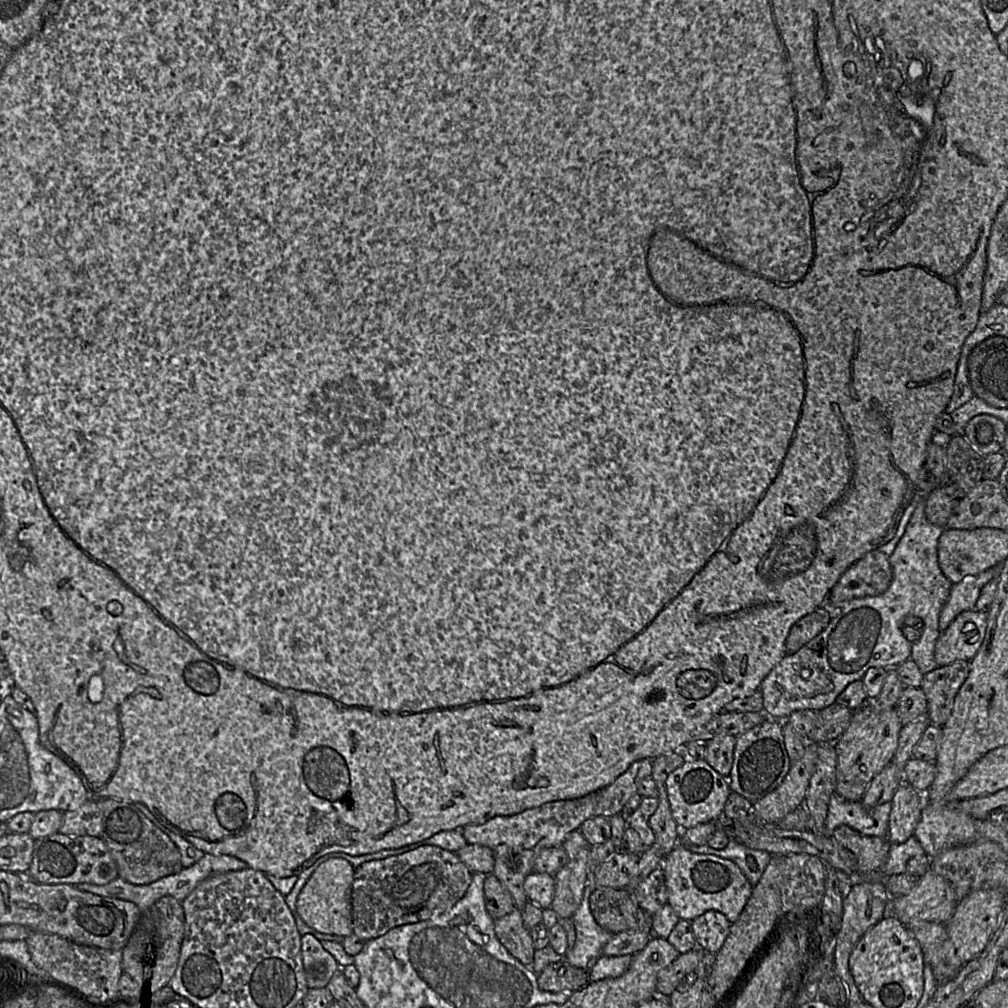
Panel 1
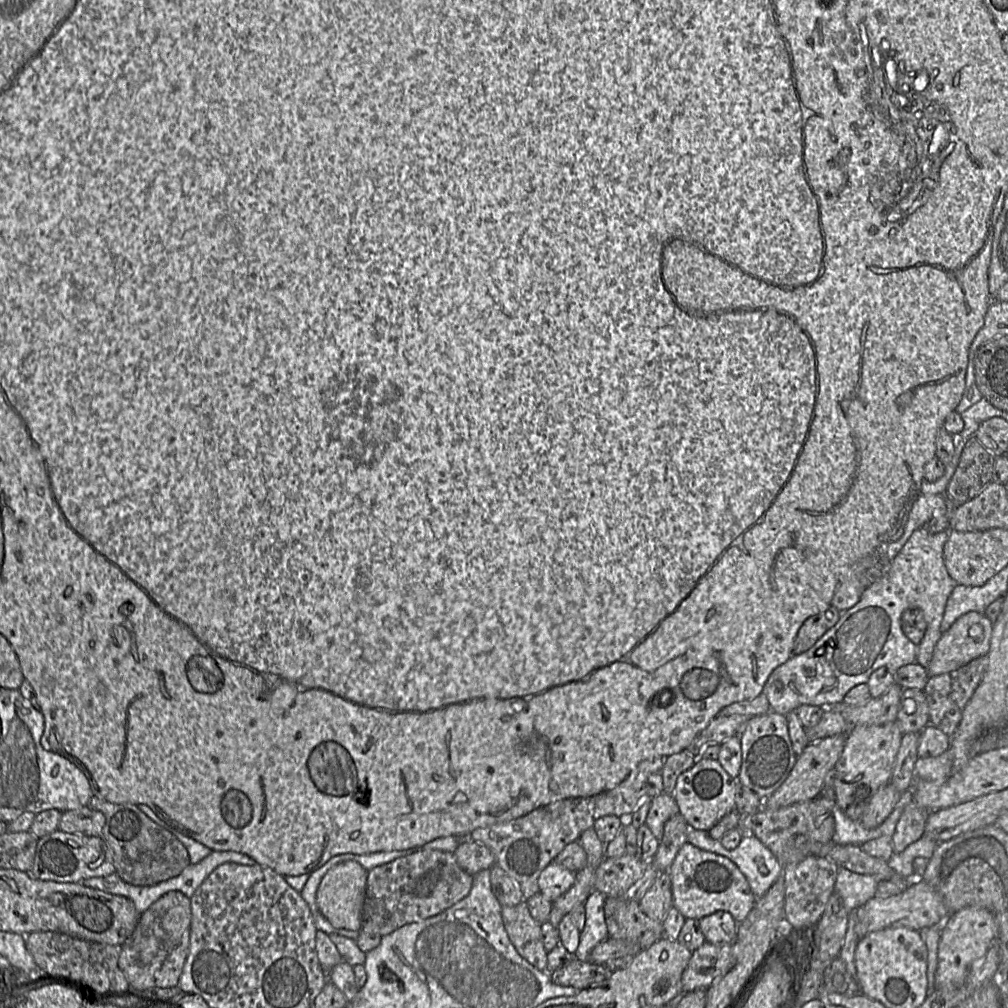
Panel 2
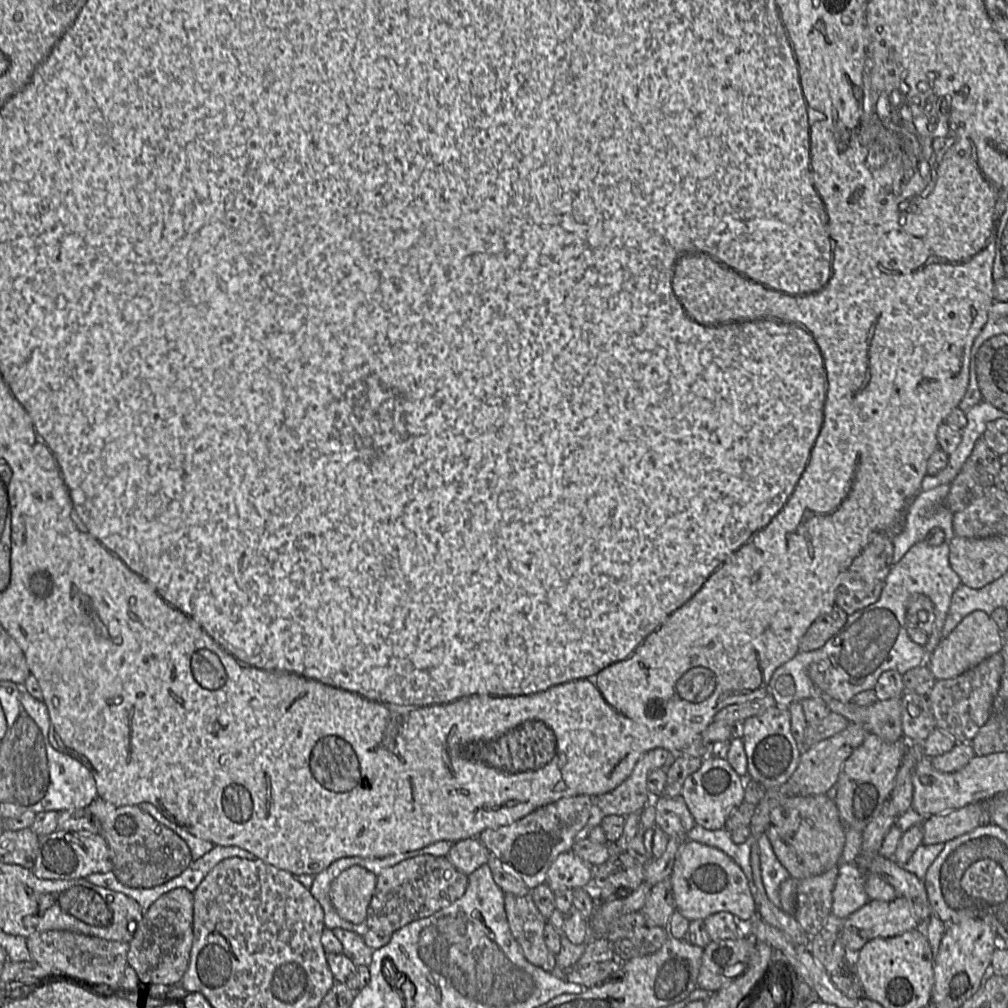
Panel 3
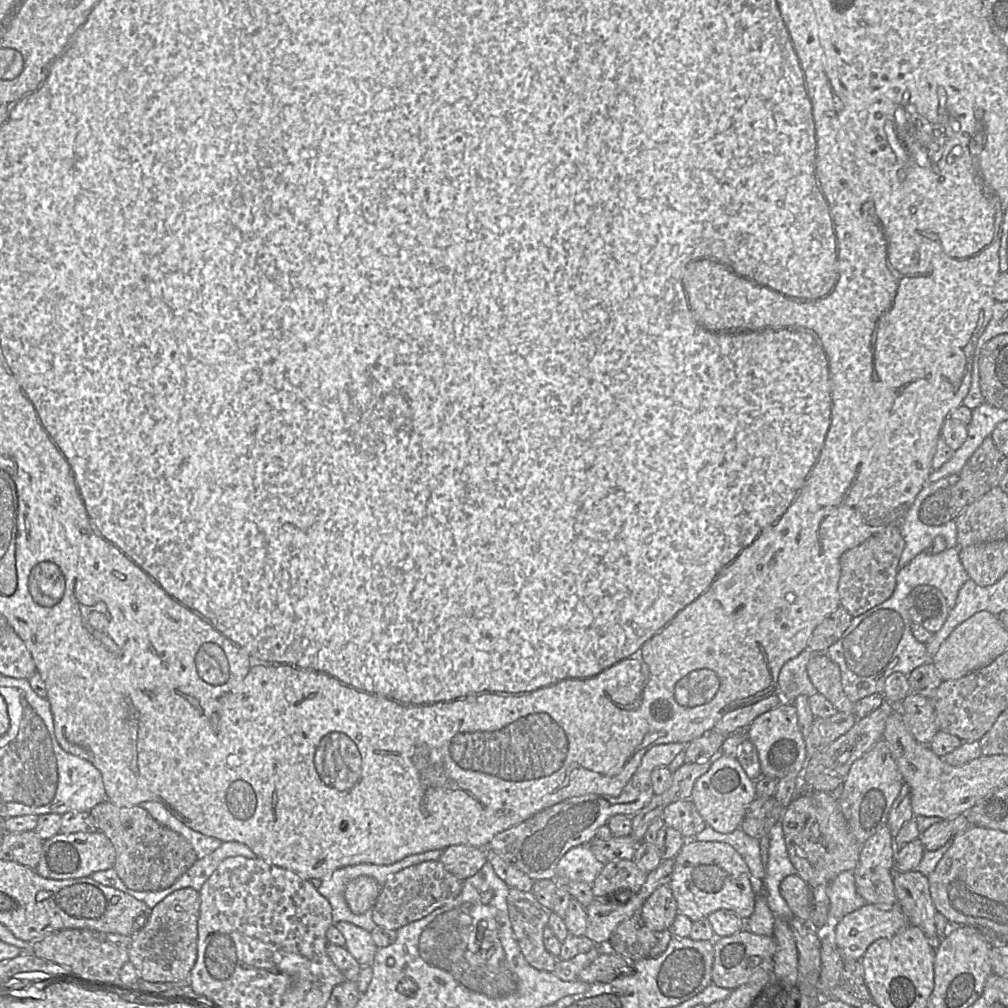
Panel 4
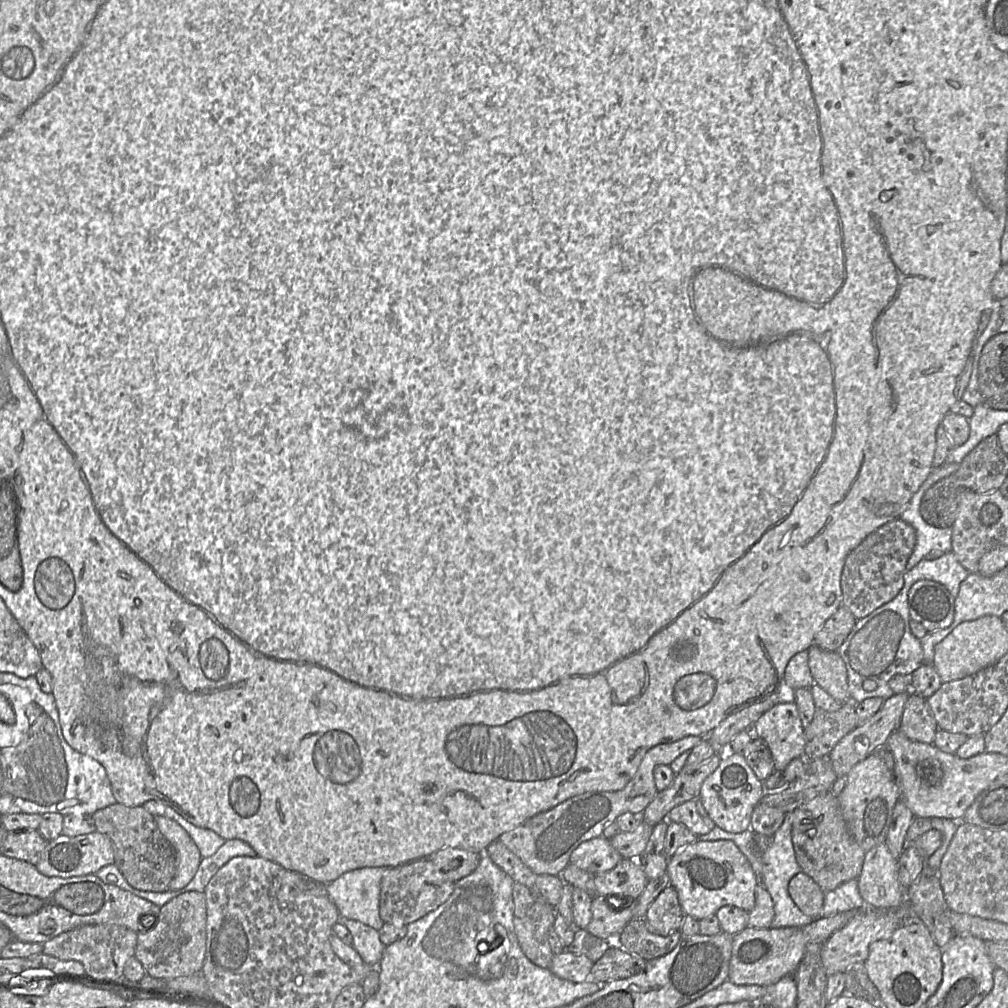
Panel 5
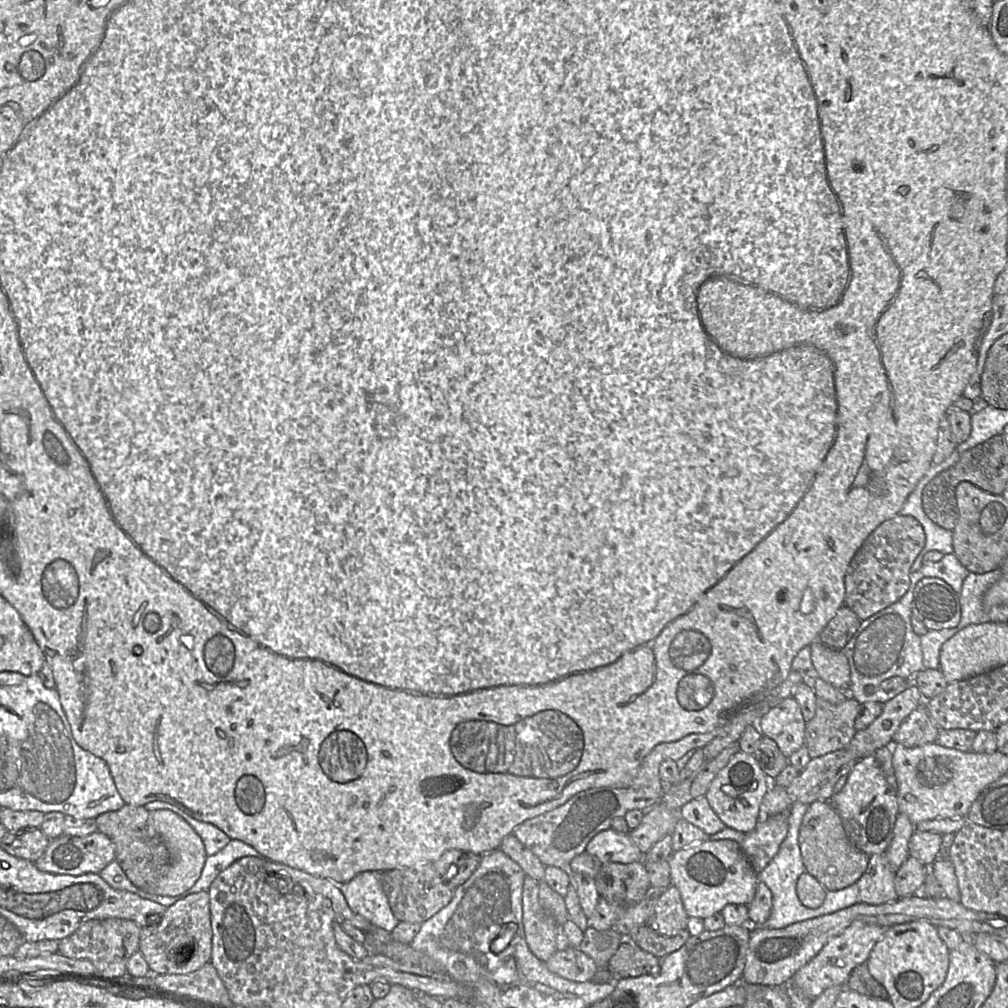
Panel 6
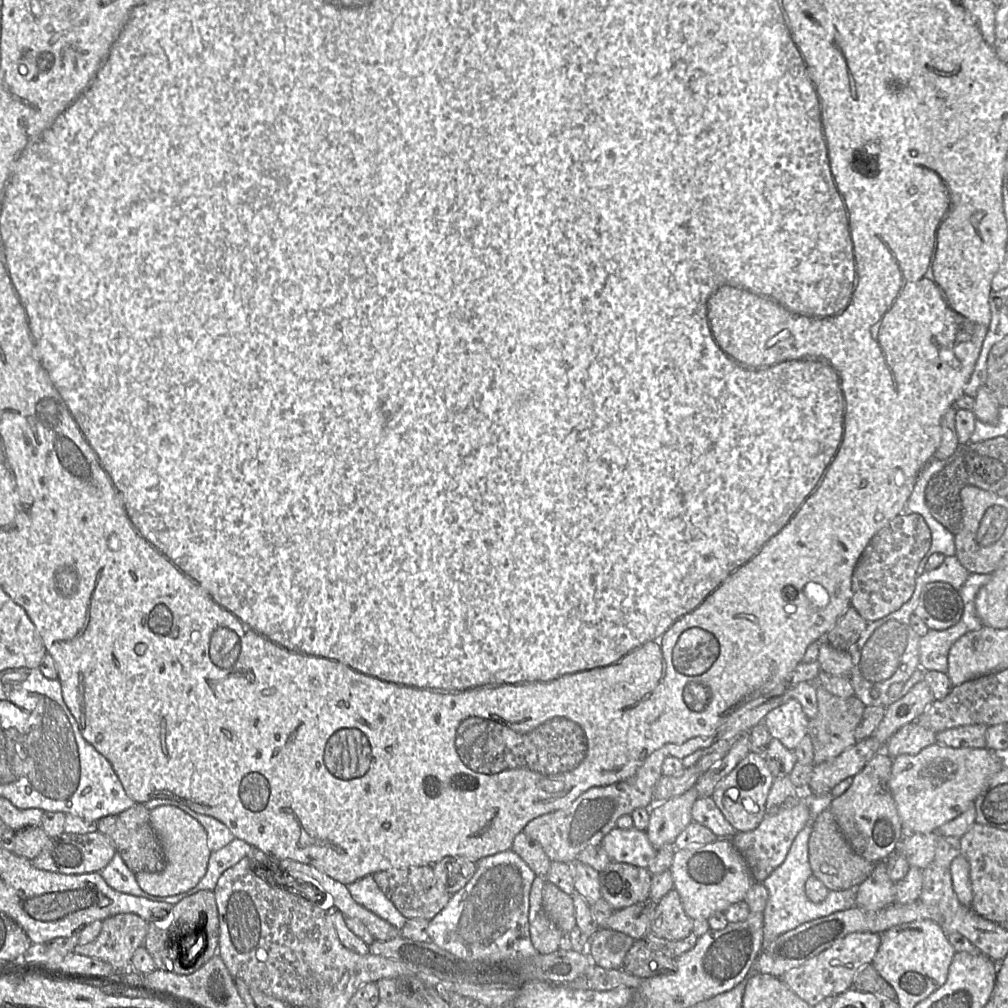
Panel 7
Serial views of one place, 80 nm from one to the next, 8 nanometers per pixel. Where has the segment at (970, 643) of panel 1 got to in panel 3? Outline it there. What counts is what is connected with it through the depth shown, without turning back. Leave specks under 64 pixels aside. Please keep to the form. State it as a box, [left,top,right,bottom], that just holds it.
[926,610,1003,680]

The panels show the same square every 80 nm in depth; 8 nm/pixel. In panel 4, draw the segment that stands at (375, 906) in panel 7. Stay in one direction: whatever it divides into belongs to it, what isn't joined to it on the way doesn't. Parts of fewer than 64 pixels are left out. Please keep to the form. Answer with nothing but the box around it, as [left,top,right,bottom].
[317,850,442,932]

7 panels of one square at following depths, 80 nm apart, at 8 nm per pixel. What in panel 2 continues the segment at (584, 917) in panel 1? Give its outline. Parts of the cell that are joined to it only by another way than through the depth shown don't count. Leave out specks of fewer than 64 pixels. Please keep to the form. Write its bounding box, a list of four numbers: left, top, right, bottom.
[574,889,608,962]

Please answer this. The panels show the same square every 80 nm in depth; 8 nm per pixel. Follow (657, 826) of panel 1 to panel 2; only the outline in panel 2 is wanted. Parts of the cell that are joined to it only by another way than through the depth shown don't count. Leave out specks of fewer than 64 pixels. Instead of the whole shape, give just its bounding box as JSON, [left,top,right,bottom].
[649,814,689,871]

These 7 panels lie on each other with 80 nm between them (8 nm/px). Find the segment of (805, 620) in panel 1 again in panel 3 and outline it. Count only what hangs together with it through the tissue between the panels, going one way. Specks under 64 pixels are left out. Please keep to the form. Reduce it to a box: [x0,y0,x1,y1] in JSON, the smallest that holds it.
[798,605,848,652]

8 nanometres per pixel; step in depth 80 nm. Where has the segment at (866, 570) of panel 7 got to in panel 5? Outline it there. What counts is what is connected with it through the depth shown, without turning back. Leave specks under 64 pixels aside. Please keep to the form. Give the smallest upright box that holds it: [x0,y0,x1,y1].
[841,518,916,620]

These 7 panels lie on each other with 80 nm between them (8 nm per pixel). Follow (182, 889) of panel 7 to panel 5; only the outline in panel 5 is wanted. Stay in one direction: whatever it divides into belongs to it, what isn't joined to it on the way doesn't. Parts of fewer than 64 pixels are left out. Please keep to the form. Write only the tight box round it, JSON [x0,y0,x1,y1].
[155,816,202,891]

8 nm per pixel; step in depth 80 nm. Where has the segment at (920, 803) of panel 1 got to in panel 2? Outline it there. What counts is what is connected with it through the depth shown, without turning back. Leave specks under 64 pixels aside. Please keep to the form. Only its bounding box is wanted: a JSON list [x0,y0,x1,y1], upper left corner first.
[892,790,929,852]

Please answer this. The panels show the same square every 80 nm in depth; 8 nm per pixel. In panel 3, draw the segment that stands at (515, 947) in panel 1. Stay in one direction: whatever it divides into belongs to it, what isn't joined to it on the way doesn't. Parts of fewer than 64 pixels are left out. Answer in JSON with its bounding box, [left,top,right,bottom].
[504,893,556,972]

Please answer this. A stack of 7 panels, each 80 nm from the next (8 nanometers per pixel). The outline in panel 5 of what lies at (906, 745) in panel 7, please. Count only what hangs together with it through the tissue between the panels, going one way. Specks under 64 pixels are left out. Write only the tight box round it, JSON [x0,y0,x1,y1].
[898,693,938,744]

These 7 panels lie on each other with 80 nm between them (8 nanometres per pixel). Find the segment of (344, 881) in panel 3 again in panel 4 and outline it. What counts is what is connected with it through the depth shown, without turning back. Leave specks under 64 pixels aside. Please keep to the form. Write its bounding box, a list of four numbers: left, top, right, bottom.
[345,876,381,914]

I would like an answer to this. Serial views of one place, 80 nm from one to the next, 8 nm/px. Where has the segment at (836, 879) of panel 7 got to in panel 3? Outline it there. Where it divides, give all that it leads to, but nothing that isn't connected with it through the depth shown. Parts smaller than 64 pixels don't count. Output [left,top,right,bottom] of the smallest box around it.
[765,795,846,880]

